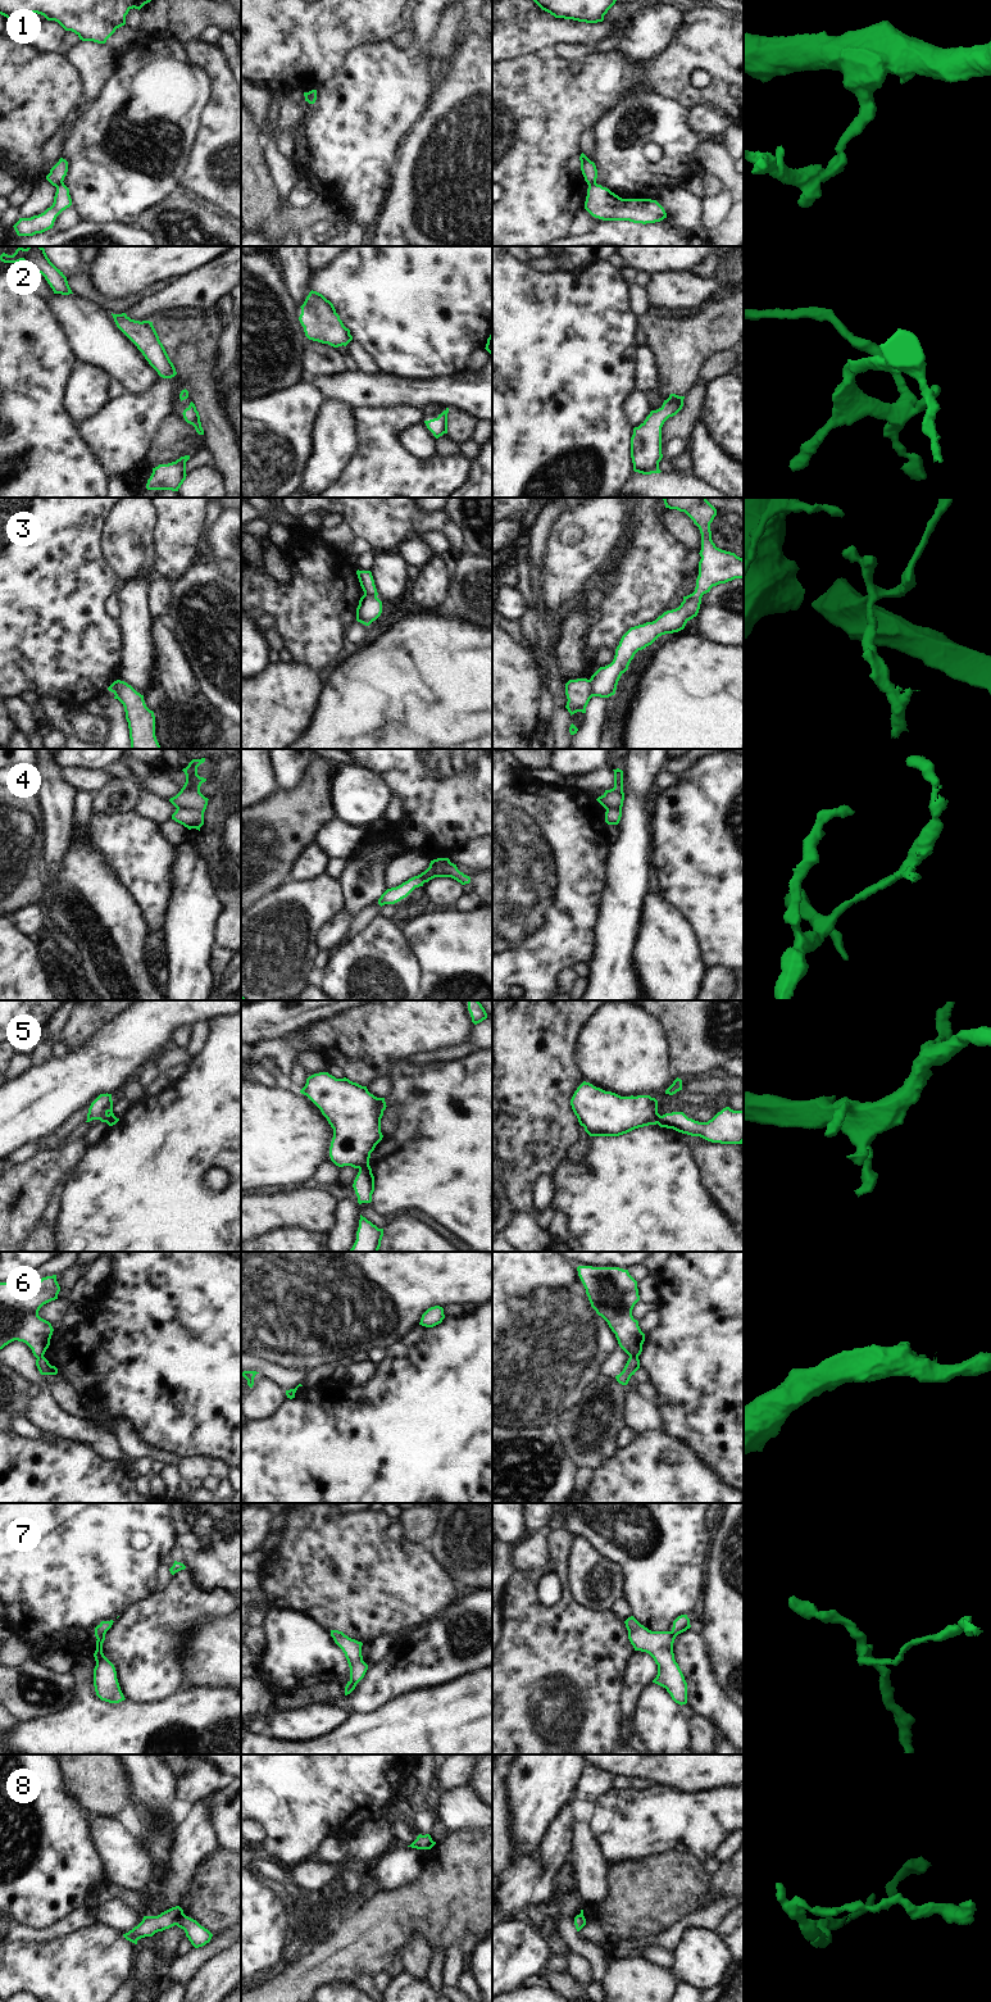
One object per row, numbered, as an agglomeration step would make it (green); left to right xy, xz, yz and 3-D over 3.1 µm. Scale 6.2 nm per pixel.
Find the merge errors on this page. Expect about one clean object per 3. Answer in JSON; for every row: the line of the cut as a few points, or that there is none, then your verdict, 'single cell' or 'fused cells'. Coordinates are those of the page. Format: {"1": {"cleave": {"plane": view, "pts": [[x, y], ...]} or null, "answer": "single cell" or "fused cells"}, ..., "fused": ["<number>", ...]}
{"1": {"cleave": {"plane": "yz", "pts": [[595, 182], [589, 185]]}, "answer": "fused cells"}, "2": {"cleave": null, "answer": "single cell"}, "3": {"cleave": {"plane": "yz", "pts": [[587, 680], [594, 695]]}, "answer": "fused cells"}, "4": {"cleave": {"plane": "xy", "pts": [[177, 807], [203, 812]]}, "answer": "fused cells"}, "5": {"cleave": {"plane": "xz", "pts": [[368, 1165], [359, 1169]]}, "answer": "fused cells"}, "6": {"cleave": {"plane": "yz", "pts": [[630, 1354], [637, 1357]]}, "answer": "fused cells"}, "7": {"cleave": {"plane": "xy", "pts": [[104, 1633], [98, 1639]]}, "answer": "fused cells"}, "8": {"cleave": null, "answer": "single cell"}, "fused": ["1", "3", "4", "5", "6", "7"]}

